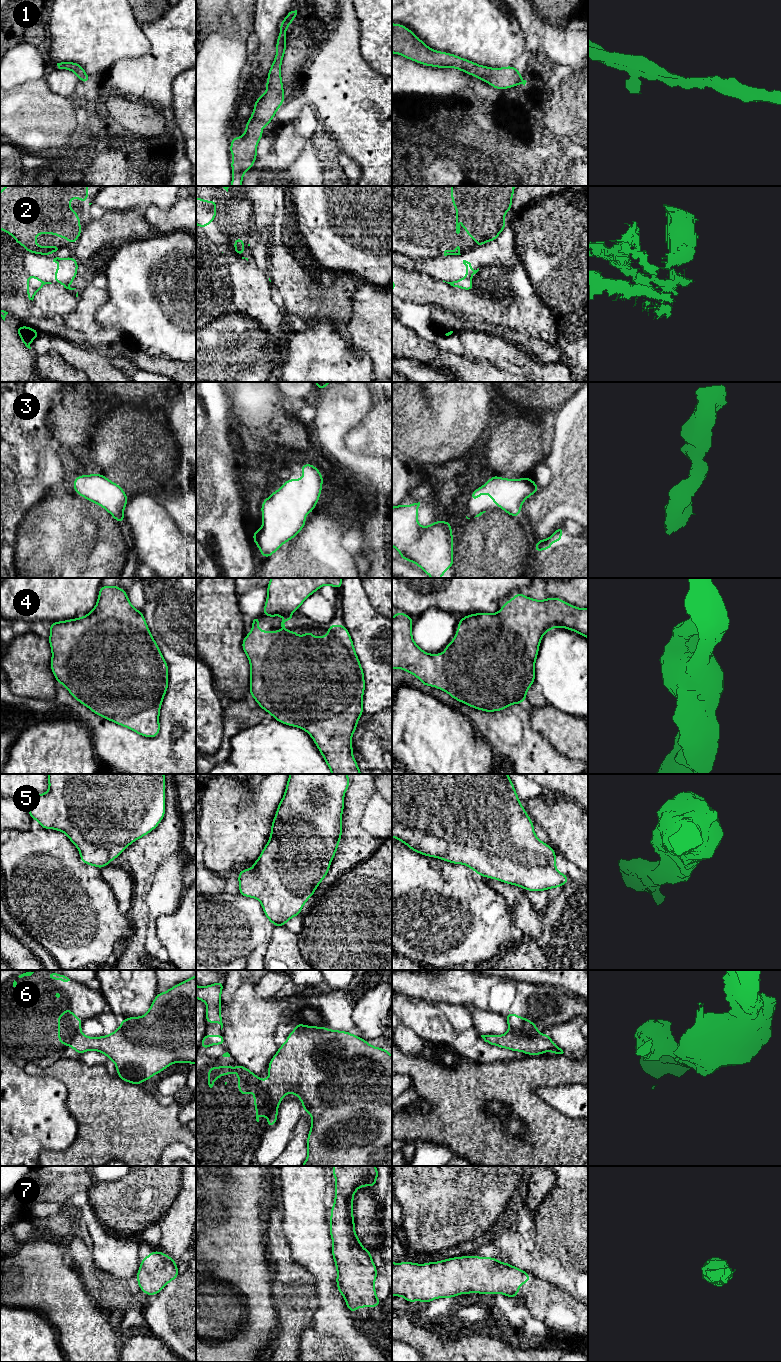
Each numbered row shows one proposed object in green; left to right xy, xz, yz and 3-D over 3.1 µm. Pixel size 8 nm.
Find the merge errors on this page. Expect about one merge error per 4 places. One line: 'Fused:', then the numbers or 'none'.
Fused: 2, 6

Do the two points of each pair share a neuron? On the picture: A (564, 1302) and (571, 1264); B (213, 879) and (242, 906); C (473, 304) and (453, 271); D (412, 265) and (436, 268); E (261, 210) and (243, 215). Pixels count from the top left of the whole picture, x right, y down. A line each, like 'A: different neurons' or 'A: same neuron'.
A: different neurons
B: different neurons
C: different neurons
D: same neuron
E: different neurons

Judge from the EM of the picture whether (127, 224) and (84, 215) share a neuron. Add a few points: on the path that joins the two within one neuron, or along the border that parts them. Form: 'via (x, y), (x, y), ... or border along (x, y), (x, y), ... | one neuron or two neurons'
border along (91, 219), (77, 238) | two neurons

